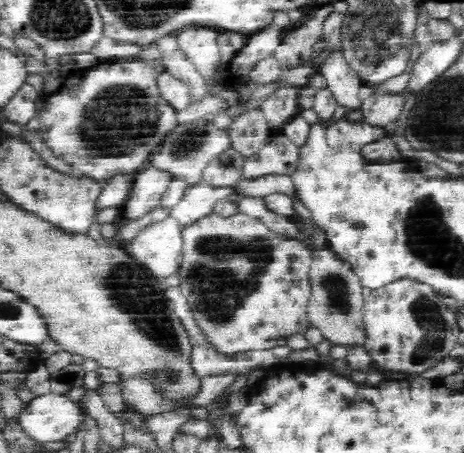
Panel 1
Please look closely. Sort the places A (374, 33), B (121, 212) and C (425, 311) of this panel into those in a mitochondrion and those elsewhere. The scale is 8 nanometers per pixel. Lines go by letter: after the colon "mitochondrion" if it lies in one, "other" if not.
A: mitochondrion
B: other
C: mitochondrion

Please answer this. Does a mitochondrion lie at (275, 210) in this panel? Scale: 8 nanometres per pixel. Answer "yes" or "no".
no

